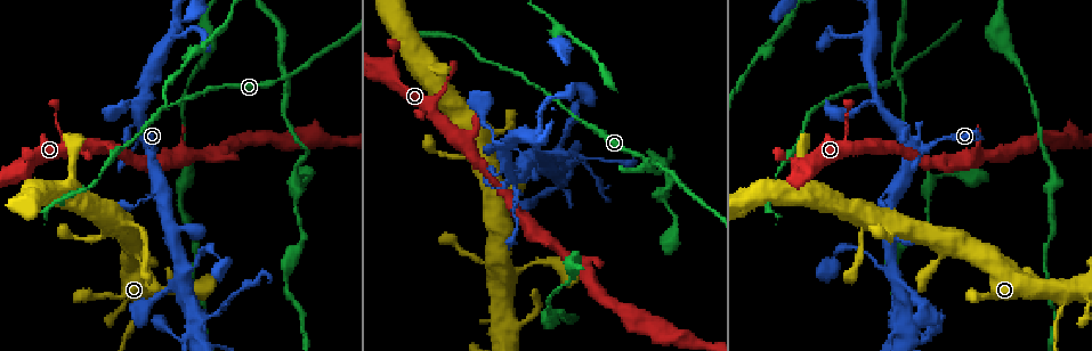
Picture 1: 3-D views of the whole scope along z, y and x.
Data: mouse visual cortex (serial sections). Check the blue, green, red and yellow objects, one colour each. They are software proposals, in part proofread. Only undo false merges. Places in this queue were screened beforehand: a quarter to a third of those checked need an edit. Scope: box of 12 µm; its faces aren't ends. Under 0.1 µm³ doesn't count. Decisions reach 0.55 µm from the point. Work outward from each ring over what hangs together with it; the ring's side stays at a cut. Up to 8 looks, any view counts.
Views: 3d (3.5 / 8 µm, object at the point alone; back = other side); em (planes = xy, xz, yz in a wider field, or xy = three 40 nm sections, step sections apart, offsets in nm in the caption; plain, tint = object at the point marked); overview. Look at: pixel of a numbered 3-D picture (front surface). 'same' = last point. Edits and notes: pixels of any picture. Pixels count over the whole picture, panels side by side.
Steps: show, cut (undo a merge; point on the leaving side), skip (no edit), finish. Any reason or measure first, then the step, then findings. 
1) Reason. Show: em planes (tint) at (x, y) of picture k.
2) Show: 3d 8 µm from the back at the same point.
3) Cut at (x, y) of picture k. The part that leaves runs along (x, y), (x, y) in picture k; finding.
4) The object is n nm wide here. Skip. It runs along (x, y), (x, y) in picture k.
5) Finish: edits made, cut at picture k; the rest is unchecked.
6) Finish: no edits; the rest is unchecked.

Sharp bend. Show: 3d 3.5 µm at (514, 187) of picture 1.

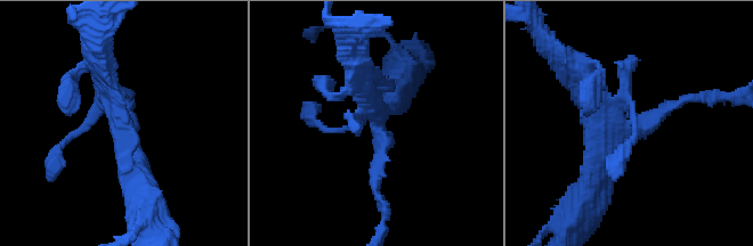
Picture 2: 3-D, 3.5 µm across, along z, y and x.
Shape alone is not enough. Show: em planes (tint) at (630, 128) of picture 2.

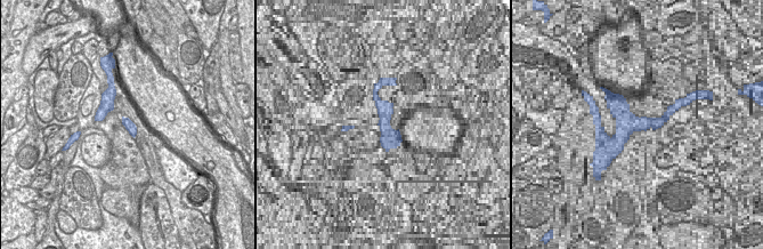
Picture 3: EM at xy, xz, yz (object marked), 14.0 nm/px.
Skip. It runs along (697, 98), (622, 133), (592, 186) in picture 2; one cell here.

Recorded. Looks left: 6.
Three arms meet. Show: 3d 3.5 µm from the back at (136, 111) of picture 1.

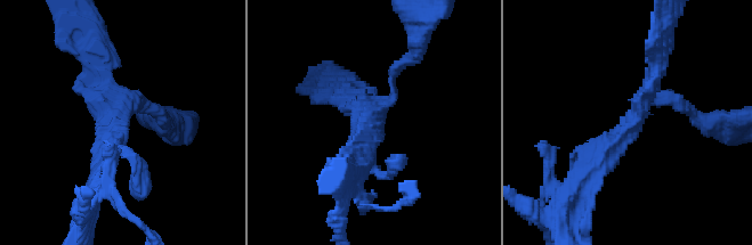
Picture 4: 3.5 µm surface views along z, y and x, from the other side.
Show: em planes (tint) at (115, 115) of picture 4.

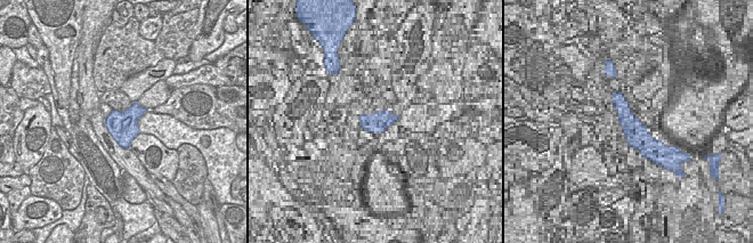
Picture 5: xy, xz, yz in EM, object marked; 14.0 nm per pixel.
Another direction. Show: em xy step 1 (tint) at the same point.

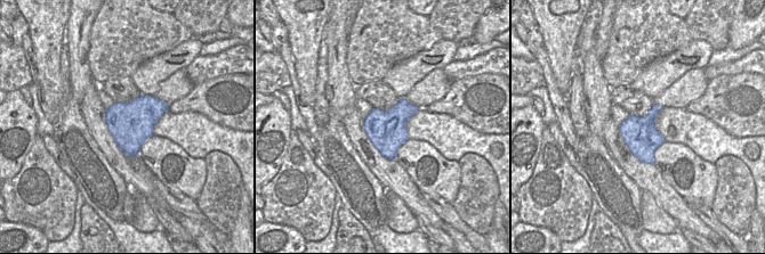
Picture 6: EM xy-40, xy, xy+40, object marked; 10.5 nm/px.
Skip. It runs along (584, 173), (631, 124), (657, 50) in picture 4; continuous, no second cell.

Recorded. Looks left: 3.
Abrupt turn. Show: 3d 3.5 µm at (871, 37) of picture 1.

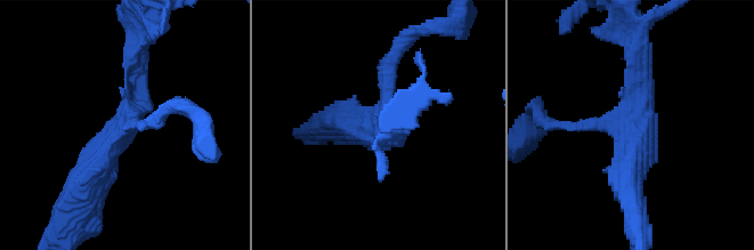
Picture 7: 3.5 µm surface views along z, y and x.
3 arms meet here; the arms are 150, 200, 400 nm wide; now the EM. Show: em xy step 2 (tint) at (377, 125) of picture 7.

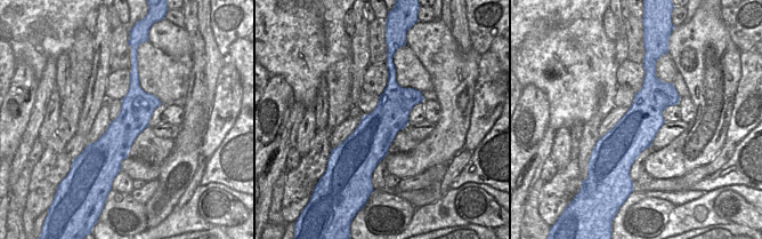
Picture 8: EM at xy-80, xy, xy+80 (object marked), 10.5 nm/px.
Skip. It runs along (134, 72), (134, 118), (110, 166) in picture 8; continuous, no second cell.

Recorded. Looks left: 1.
Finish: no edits; the rest is unchecked.

